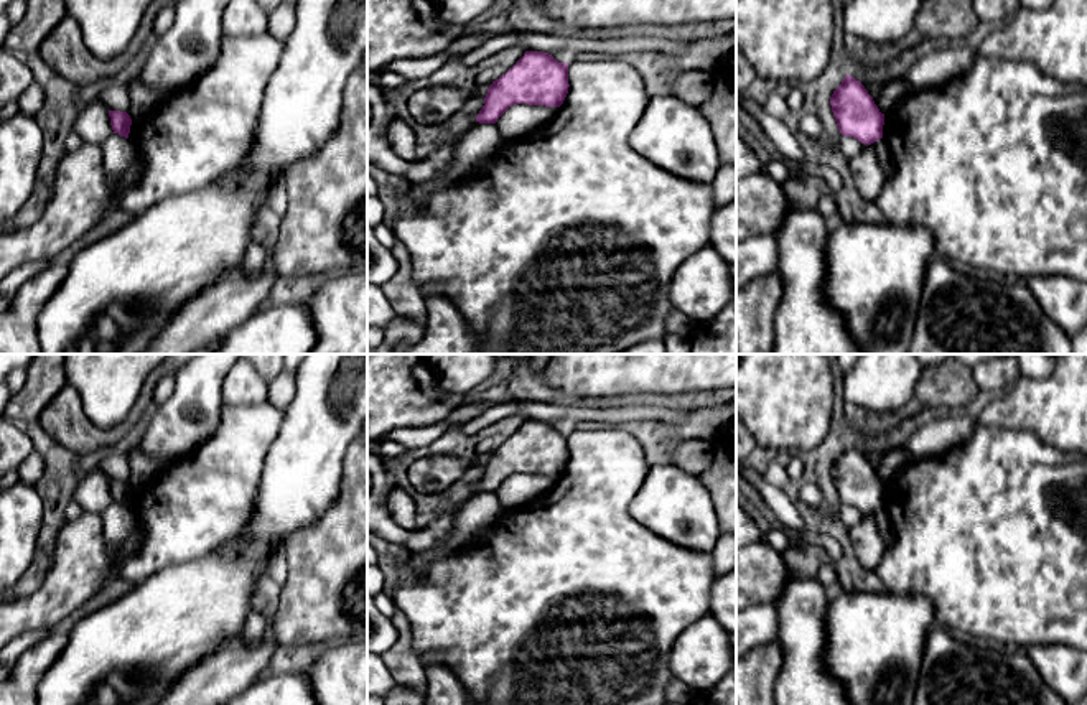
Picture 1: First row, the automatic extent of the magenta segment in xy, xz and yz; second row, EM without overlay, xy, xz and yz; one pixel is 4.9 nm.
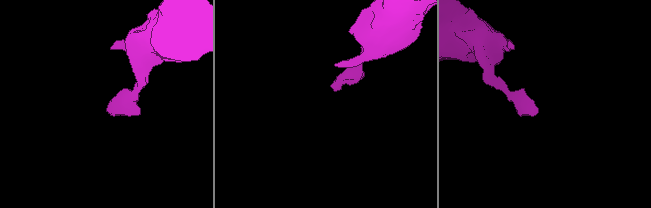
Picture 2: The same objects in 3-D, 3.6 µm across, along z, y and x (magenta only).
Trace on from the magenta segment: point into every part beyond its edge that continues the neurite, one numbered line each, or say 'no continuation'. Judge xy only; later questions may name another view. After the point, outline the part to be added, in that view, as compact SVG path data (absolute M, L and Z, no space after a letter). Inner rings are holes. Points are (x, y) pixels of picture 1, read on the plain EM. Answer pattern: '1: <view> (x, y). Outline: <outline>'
no continuation

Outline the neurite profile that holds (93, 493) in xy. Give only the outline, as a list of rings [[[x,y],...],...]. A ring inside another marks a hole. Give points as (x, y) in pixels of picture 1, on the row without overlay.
[[[91,471],[74,489],[74,502],[86,512],[102,514],[112,502],[109,478],[102,471]]]

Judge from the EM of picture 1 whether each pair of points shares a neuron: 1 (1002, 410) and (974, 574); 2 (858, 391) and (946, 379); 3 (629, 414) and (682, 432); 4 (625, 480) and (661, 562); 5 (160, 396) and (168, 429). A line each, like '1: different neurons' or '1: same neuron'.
1: different neurons
2: different neurons
3: different neurons
4: same neuron
5: different neurons

